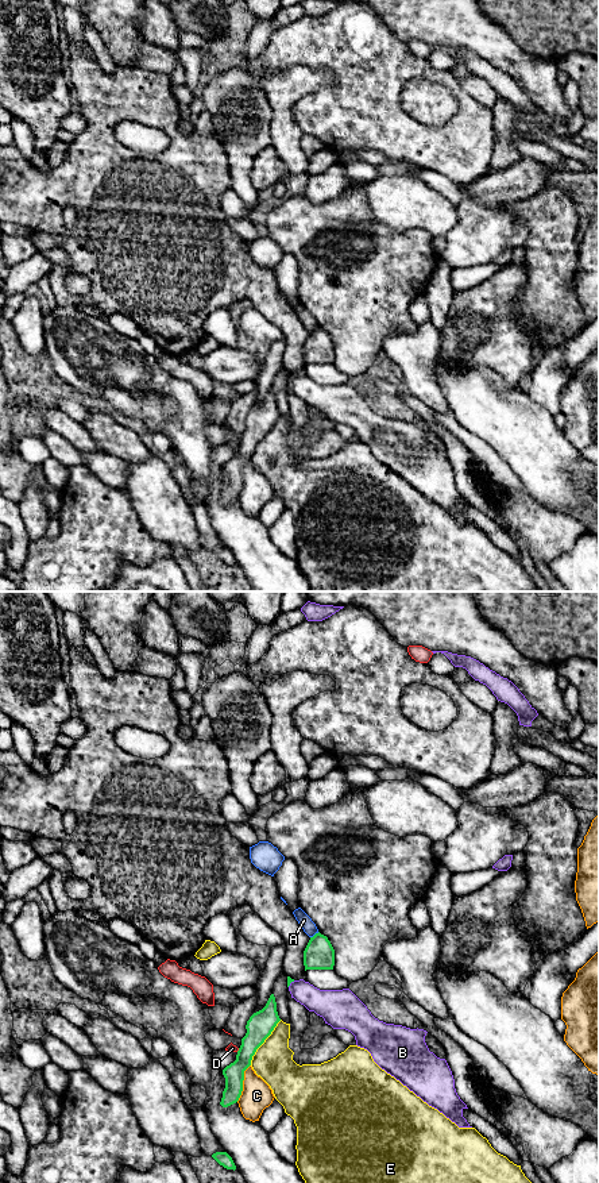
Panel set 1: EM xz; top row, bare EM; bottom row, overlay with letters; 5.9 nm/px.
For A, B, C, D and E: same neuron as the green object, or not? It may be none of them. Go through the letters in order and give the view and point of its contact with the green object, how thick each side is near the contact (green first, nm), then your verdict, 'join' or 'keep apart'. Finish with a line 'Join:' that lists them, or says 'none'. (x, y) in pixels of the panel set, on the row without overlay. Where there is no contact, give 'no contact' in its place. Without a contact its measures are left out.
A: xz (316, 328) | 180/80 nm | keep apart
B: xz (290, 377) | 30/160 nm | keep apart
C: xz (242, 478) | 120/180 nm | keep apart
D: xz (239, 444) | 160/50 nm | keep apart
E: xz (263, 436) | 160/240 nm | keep apart
Join: none

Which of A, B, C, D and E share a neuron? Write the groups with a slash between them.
A / B / C / D / E

